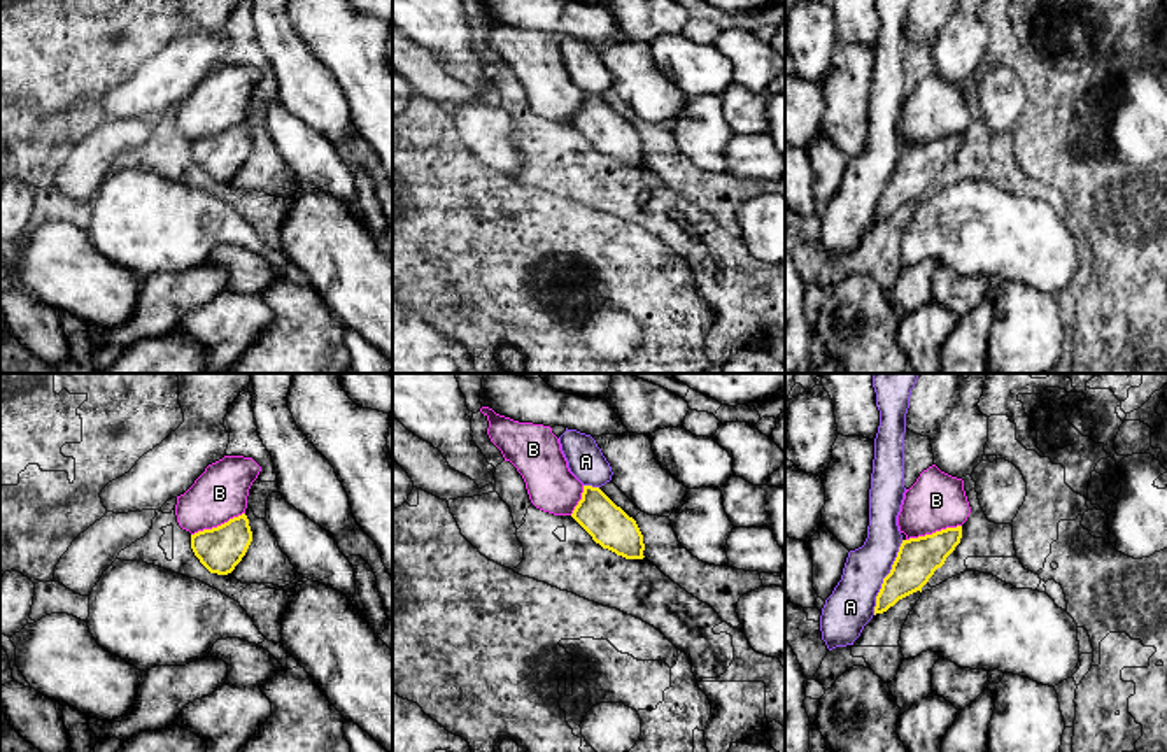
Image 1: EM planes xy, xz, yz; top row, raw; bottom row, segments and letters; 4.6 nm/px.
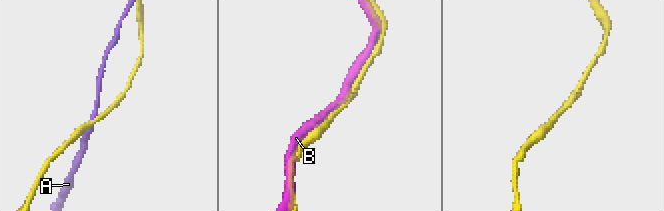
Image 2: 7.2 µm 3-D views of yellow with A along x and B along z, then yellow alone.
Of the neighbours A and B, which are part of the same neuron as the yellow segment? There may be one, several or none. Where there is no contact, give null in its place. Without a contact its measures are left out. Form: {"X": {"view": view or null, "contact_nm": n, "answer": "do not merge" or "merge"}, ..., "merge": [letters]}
{"A": {"view": "yz", "contact_nm": 380, "answer": "do not merge"}, "B": {"view": "yz", "contact_nm": 260, "answer": "merge"}, "merge": ["B"]}

